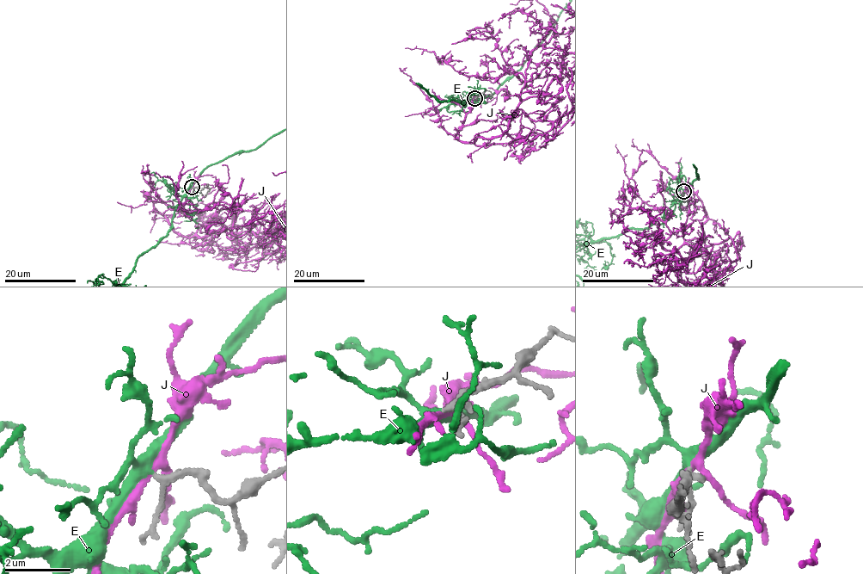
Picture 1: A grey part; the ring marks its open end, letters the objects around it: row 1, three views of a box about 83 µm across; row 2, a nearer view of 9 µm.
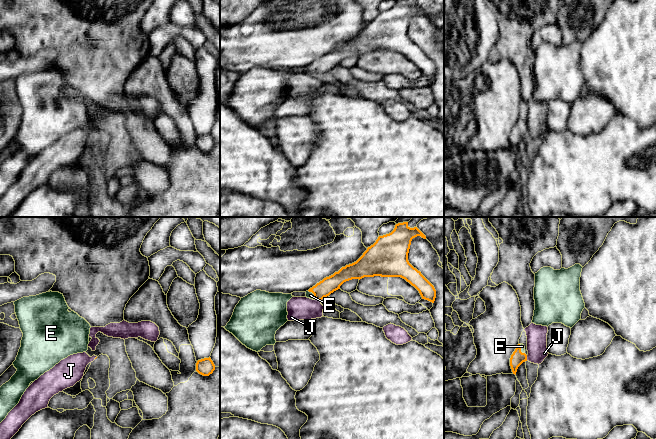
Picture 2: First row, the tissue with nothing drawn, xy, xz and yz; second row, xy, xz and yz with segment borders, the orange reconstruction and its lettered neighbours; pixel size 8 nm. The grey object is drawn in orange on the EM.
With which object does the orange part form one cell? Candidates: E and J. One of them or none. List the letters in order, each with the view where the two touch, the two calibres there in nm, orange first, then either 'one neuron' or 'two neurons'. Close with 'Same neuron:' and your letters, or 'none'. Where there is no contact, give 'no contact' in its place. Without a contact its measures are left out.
E: yz | 110/30 nm | one neuron
J: yz | 110/160 nm | two neurons
Same neuron: E

